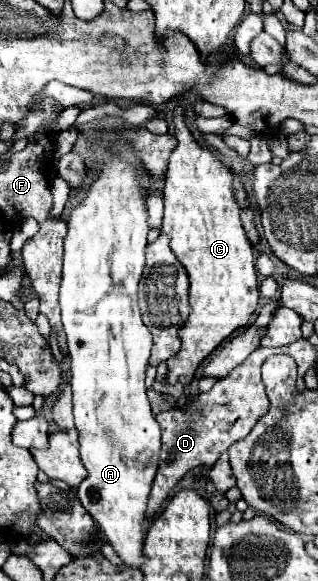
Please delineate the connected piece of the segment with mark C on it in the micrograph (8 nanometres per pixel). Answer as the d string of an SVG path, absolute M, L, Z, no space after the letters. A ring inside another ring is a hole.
M178 106L174 110L174 126L176 126L176 140L178 146L174 148L166 172L166 184L164 184L164 222L162 222L162 234L170 238L170 248L186 268L188 280L190 280L190 316L186 320L186 326L180 328L178 336L182 340L182 348L176 356L168 360L168 384L180 382L182 386L188 386L194 378L196 368L208 354L218 348L234 330L248 326L250 316L254 314L258 306L258 276L256 276L256 264L252 246L246 238L246 232L240 222L240 206L234 200L232 182L234 174L228 170L216 152L206 150L198 146L188 132L184 124L184 110Z

